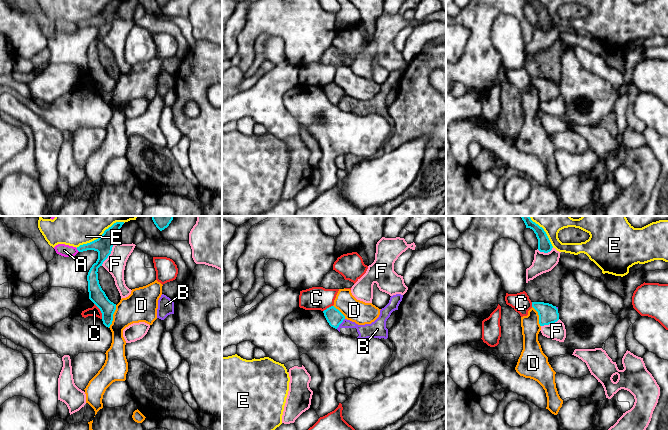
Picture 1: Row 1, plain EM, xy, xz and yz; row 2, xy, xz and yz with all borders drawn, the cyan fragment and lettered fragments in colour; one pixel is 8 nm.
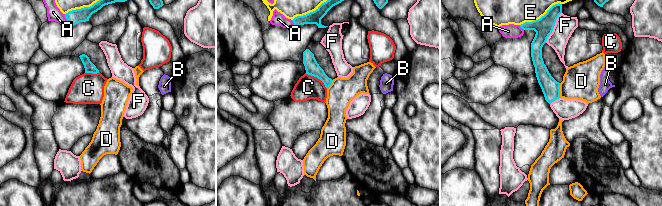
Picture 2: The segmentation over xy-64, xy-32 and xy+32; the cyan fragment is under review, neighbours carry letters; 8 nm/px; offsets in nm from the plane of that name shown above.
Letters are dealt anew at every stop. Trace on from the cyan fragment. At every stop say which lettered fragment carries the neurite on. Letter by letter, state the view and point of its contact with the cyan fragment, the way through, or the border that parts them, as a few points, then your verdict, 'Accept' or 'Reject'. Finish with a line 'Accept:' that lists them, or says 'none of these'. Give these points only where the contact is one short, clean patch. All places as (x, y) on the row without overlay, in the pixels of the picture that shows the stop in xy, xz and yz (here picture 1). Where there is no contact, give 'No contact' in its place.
A: Touches cyan at xy (78, 26). Boundary: xy (76, 24), (79, 27). Reject
B: Touches cyan at xz (341, 98). Boundary: xz (344, 94), (336, 104). Reject
C: Touches cyan at xy (100, 86). Reject
D: Touches cyan at xy (112, 92). Boundary: xy (116, 81), (112, 99), (108, 103). Reject
E: Touches cyan at xy (94, 16). Reject
F: Touches cyan at xy (109, 30). Reject
Accept: none of these

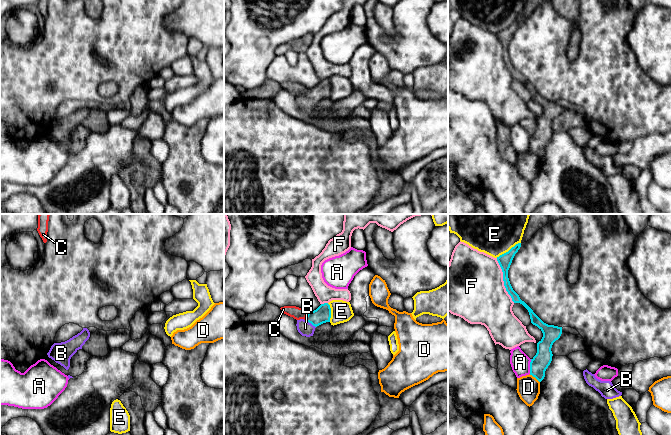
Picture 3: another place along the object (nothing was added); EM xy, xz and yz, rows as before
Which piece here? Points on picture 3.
A: Touches cyan at yz (530, 142). Boundary: yz (531, 135), (529, 149). Reject
B: Touches cyan at xz (310, 98). Path across: xz (322, 90), (310, 98), (305, 104). Accept
C: Touches cyan at xz (306, 92). Boundary: xz (308, 89), (304, 95). Reject
D: Touches cyan at yz (534, 152). Reject
E: Touches cyan at yz (509, 26). Reject
F: Touches cyan at yz (503, 56). Reject
Accept: B

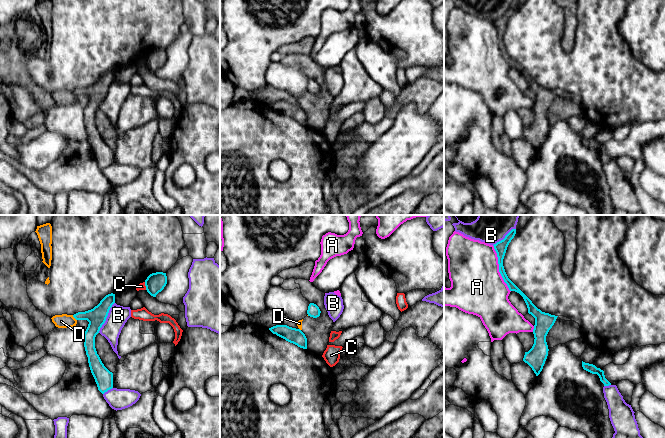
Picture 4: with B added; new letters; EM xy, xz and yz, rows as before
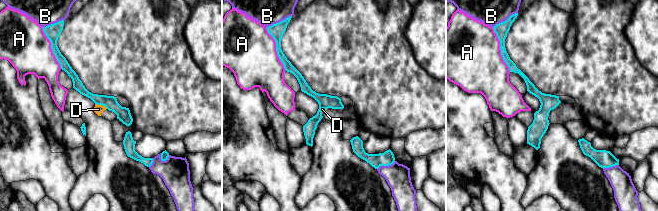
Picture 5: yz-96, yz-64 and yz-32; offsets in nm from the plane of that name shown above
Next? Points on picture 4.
A: Touches cyan at yz (499, 44). Reject
B: Touches cyan at xy (106, 93). Reject
C: Touches cyan at xy (145, 61). Boundary: xy (144, 58), (146, 65). Reject
D: Touches cyan at xy (74, 93). Boundary: xy (72, 91), (76, 96). Reject
Accept: none of these

